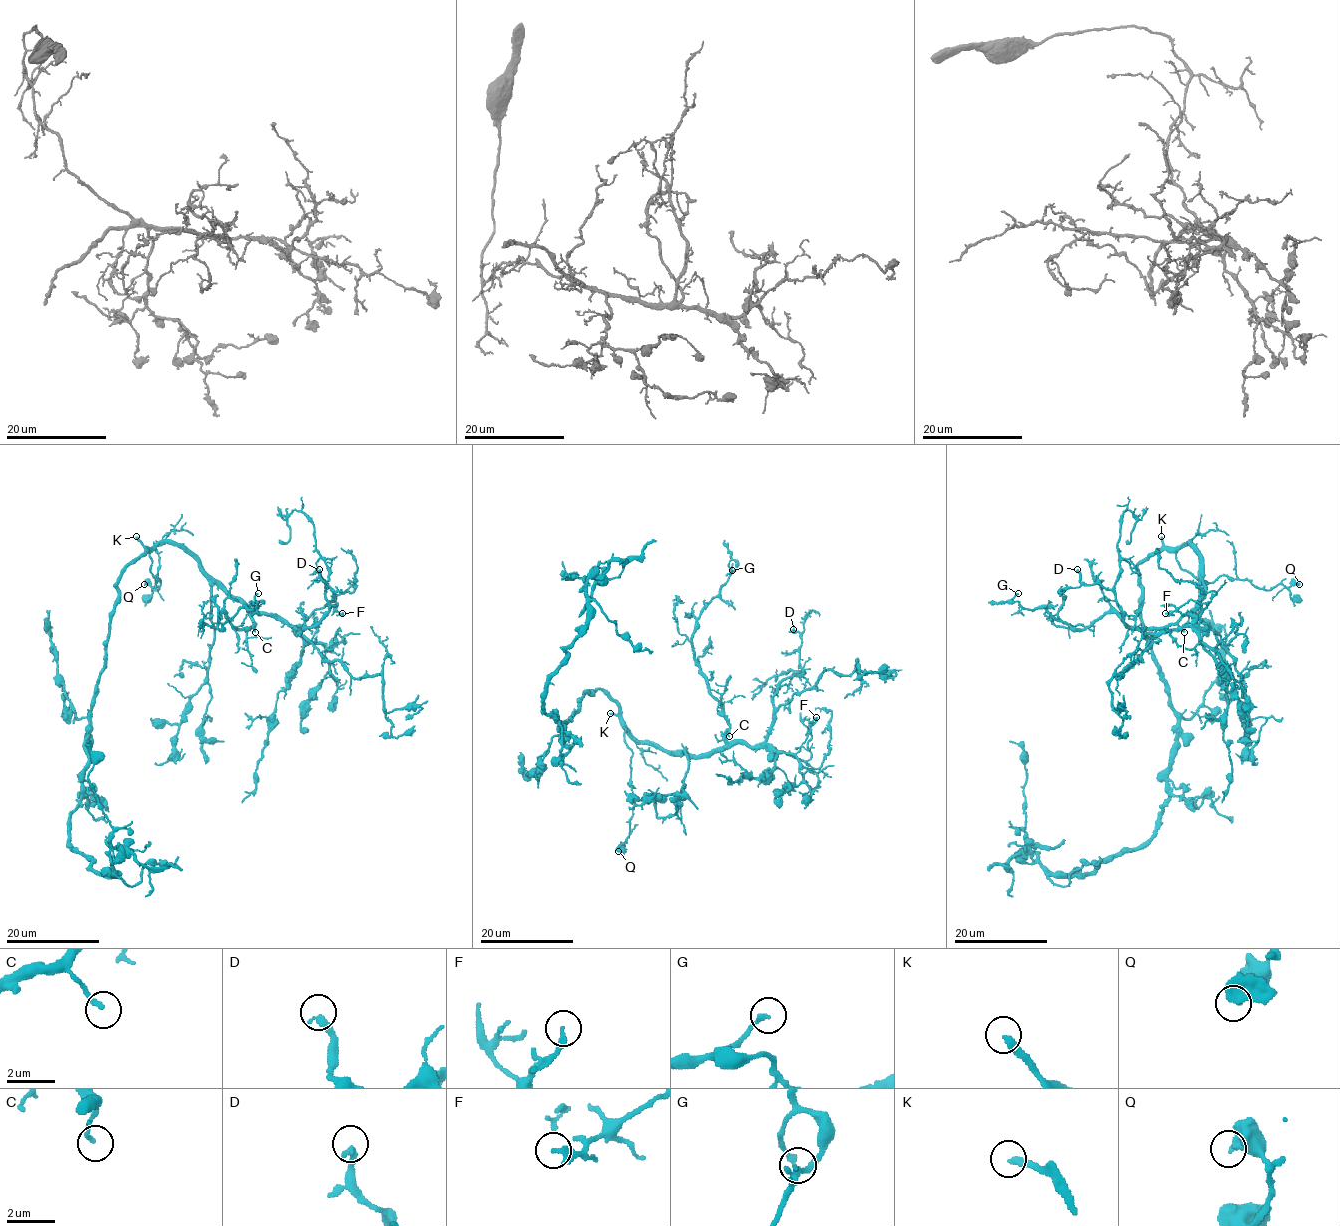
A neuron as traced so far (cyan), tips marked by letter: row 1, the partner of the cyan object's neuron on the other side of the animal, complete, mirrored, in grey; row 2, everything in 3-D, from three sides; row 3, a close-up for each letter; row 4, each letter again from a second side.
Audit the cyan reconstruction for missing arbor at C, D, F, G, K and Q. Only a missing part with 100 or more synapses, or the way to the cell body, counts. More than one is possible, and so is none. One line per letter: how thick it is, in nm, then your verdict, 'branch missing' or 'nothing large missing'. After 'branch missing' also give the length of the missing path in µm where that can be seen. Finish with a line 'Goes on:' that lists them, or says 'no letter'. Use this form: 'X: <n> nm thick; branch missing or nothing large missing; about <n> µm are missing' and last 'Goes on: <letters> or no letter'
C: 170 nm thick; nothing large missing
D: 300 nm thick; nothing large missing
F: 240 nm thick; nothing large missing
G: 190 nm thick; nothing large missing
K: 300 nm thick; branch missing; about 80 µm are missing
Q: 320 nm thick; nothing large missing
Goes on: K

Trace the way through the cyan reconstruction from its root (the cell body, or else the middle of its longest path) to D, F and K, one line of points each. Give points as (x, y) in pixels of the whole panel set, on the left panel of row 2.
D: (116, 604), (119, 574), (146, 549), (175, 542), (231, 595), (299, 633), (328, 610), (319, 569)
F: (116, 604), (119, 574), (146, 549), (175, 542), (251, 608), (292, 626), (337, 604), (333, 599), (342, 613)
K: (116, 604), (119, 574), (144, 552), (136, 536)

